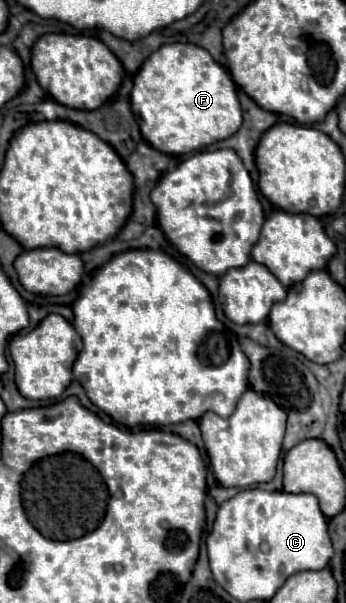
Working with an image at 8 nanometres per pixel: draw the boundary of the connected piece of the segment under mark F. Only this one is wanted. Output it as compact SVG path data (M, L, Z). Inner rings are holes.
M170 43L154 51L134 77L130 105L144 139L168 155L186 155L222 141L242 125L236 83L206 49L192 43Z

